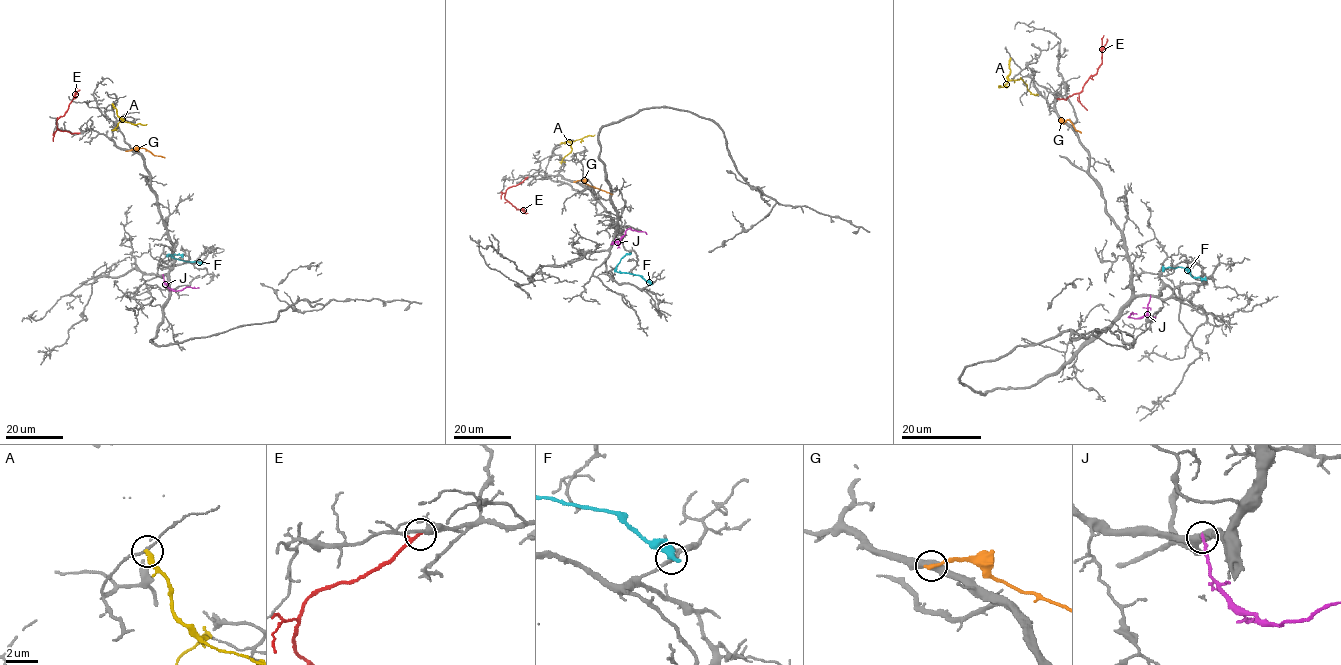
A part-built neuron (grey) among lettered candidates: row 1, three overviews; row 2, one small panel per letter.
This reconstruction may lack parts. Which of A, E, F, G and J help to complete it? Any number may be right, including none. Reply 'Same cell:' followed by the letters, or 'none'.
Same cell: none

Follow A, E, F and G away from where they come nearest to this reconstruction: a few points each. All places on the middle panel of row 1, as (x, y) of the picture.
A: (561, 143), (571, 143), (571, 151), (561, 164)
E: (527, 177), (508, 188), (505, 195), (516, 209), (525, 210)
F: (650, 284), (638, 275), (616, 270), (621, 259), (630, 253)
G: (575, 182), (584, 181), (612, 194)

